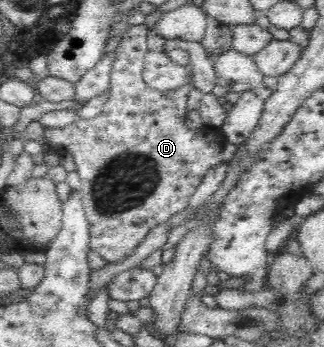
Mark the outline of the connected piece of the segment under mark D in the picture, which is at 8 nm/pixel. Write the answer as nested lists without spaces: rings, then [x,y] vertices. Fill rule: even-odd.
[[[130,26],[122,37],[122,41],[115,50],[115,61],[112,65],[111,79],[110,79],[110,98],[102,108],[102,113],[92,119],[78,119],[72,124],[66,125],[64,128],[44,128],[44,137],[49,142],[49,148],[51,152],[61,155],[62,152],[70,153],[74,157],[74,163],[76,163],[77,170],[81,180],[80,191],[82,193],[82,202],[84,203],[84,210],[86,218],[90,223],[90,236],[89,236],[89,248],[96,252],[101,258],[104,258],[108,263],[120,263],[122,260],[132,256],[137,246],[145,239],[146,234],[157,227],[159,224],[165,223],[168,218],[178,214],[187,208],[192,194],[196,192],[197,186],[200,186],[202,178],[206,176],[206,172],[210,168],[222,164],[222,150],[227,144],[226,137],[222,134],[219,127],[202,127],[200,129],[190,129],[186,126],[186,114],[189,112],[187,101],[192,88],[195,86],[192,82],[183,84],[180,88],[171,91],[160,91],[148,86],[148,83],[142,79],[143,72],[143,58],[146,52],[149,50],[147,47],[147,26]]]

